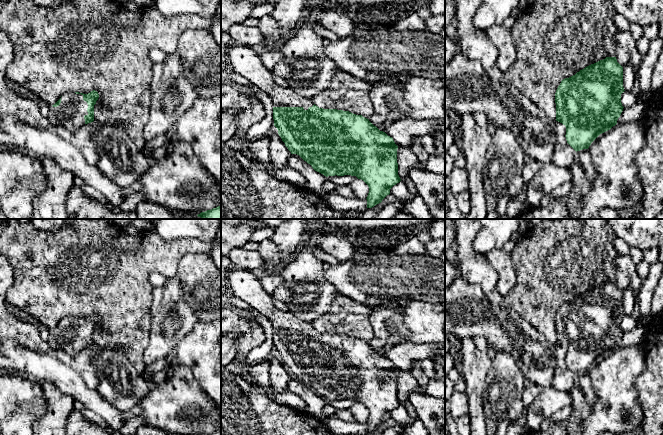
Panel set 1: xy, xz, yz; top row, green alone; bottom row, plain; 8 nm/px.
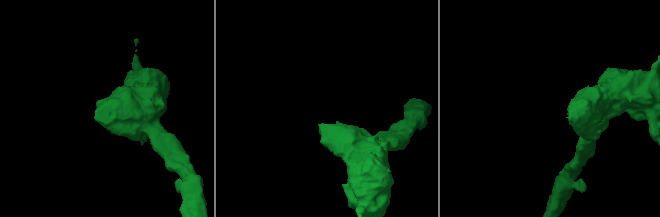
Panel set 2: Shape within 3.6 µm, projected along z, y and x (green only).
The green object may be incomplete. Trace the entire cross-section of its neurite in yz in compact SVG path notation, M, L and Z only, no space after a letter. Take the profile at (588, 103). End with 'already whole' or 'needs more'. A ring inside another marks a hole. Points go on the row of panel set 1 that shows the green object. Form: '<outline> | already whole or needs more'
M606 57L561 81L555 93L556 121L566 127L567 143L577 152L588 149L602 133L617 124L623 106L623 67L616 57Z | already whole

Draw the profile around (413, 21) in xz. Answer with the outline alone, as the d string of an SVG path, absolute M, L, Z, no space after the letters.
M417 12L398 20L392 27L398 31L426 30L425 19L421 18Z

